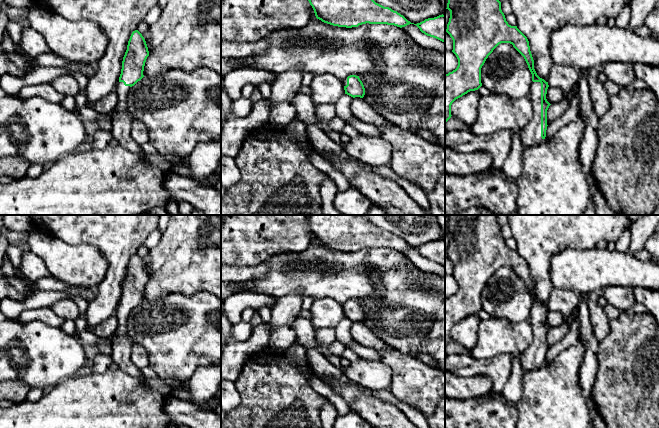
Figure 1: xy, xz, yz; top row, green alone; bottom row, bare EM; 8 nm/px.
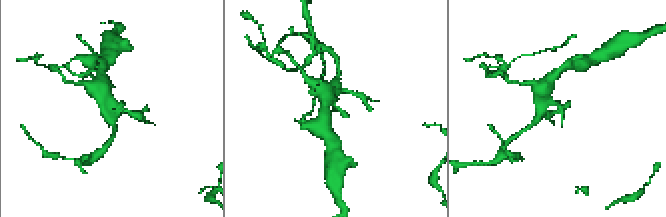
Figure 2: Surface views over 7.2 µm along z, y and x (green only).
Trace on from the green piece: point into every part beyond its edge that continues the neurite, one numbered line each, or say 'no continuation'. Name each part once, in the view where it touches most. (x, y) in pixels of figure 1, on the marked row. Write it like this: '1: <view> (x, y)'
1: yz (530, 136)

